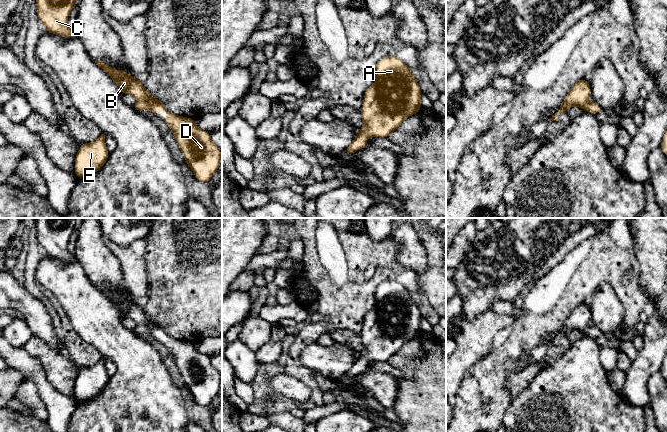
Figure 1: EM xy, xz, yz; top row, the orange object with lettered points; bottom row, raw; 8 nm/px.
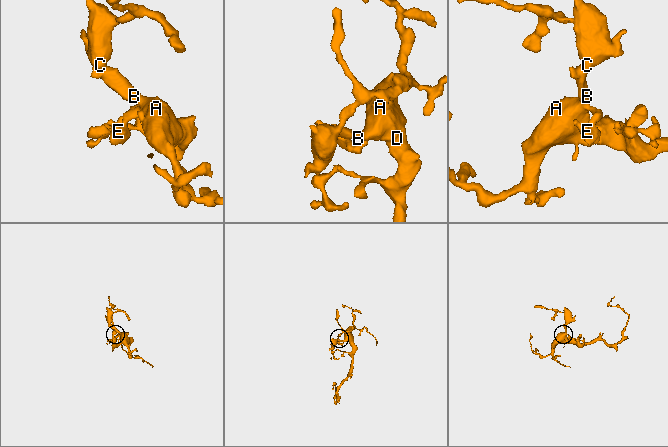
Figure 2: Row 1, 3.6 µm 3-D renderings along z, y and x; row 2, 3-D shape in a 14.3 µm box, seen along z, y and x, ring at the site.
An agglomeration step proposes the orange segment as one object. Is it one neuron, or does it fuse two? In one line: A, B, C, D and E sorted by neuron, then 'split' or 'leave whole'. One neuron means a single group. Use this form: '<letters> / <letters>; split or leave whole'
A B C D E; leave whole

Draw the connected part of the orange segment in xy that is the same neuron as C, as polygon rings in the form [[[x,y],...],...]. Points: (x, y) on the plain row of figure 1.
[[[35,218],[37,240],[46,255],[58,260],[74,261],[67,248],[69,236],[76,230],[79,218]]]

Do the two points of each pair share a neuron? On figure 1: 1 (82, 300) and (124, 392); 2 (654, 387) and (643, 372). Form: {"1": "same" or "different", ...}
{"1": "same", "2": "different"}

